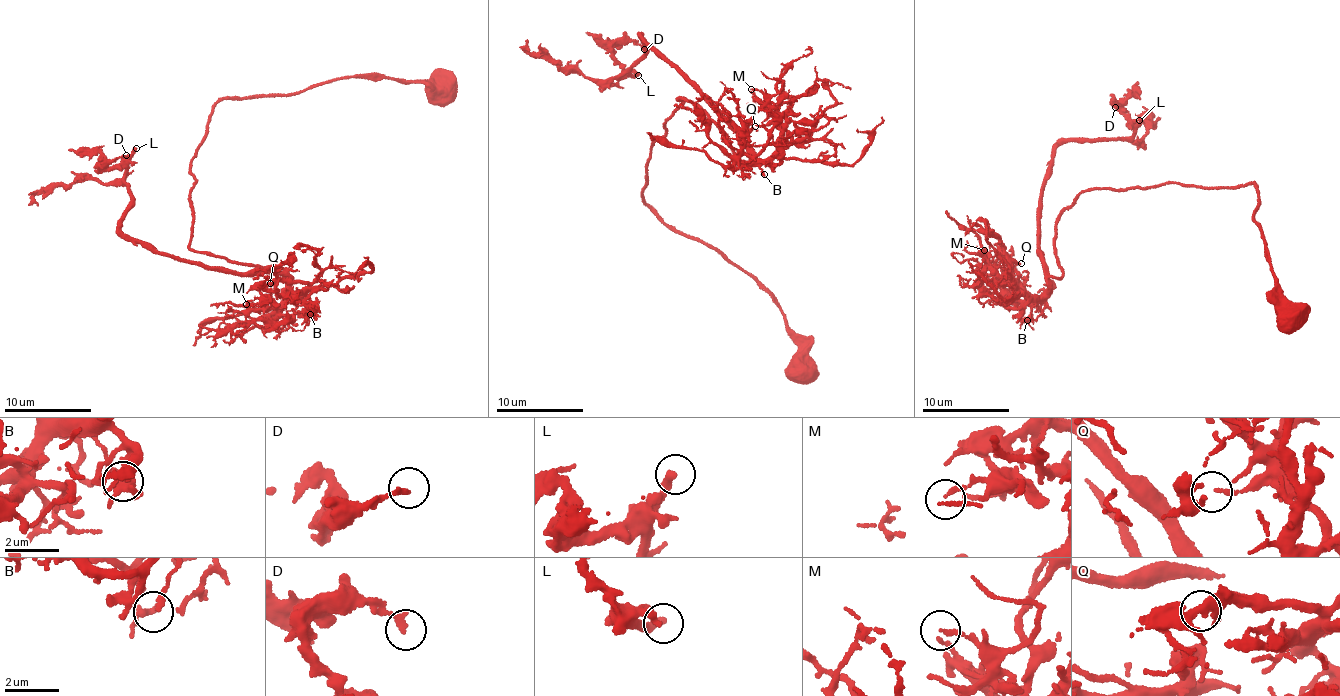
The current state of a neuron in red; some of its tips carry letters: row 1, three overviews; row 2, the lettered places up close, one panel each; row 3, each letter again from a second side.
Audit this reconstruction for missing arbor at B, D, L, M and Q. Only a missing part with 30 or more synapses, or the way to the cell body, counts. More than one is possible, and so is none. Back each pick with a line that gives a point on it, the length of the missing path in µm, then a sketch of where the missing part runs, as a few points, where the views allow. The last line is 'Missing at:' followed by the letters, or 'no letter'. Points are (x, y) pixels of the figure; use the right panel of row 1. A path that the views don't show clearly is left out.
L: (1139, 120) | 8 µm | (1139, 120), (1139, 100), (1125, 80), (1113, 75)
Missing at: L

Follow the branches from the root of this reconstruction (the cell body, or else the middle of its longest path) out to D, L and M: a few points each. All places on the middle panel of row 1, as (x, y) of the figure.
D: (799, 369), (768, 292), (645, 205), (680, 97), (752, 155), (641, 37), (620, 76), (615, 47), (644, 49)
L: (799, 369), (768, 292), (642, 194), (680, 97), (752, 155), (641, 37), (620, 76), (638, 75)
M: (799, 369), (768, 292), (642, 194), (680, 97), (747, 165), (741, 136), (765, 102), (751, 89)

